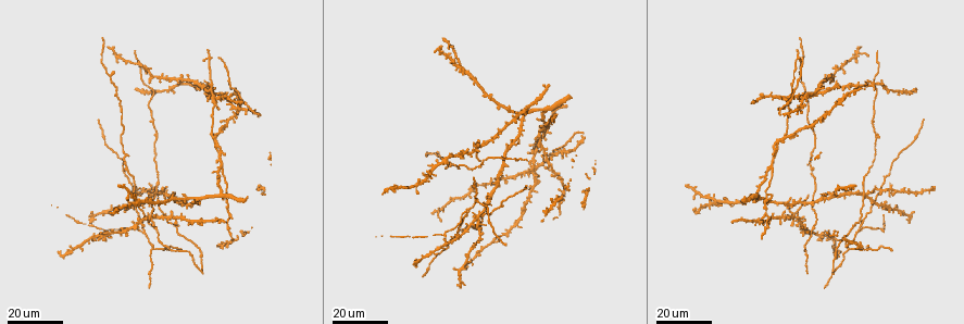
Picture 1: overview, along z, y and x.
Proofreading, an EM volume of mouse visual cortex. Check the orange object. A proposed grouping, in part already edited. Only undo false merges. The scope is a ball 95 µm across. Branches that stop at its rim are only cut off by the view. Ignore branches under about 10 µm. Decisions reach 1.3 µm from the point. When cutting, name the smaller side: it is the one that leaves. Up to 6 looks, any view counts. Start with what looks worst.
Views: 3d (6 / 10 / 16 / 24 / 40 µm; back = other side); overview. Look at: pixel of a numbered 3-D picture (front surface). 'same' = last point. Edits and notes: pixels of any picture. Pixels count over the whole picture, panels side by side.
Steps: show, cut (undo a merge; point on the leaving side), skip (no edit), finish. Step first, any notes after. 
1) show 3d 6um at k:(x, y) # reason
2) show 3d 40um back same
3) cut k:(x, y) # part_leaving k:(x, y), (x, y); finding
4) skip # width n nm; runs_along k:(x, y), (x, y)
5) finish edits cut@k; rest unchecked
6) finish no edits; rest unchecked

show 3d 16um at 1:(151, 218) # four or more arms meet

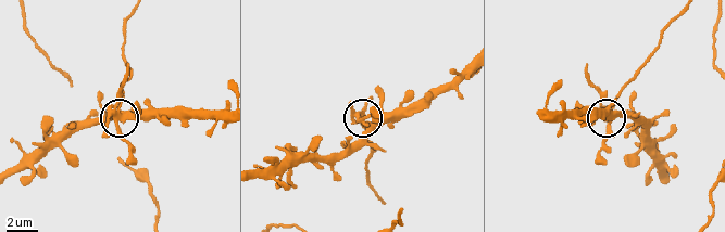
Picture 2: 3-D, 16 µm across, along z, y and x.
show 3d 6um at 2:(119, 108)

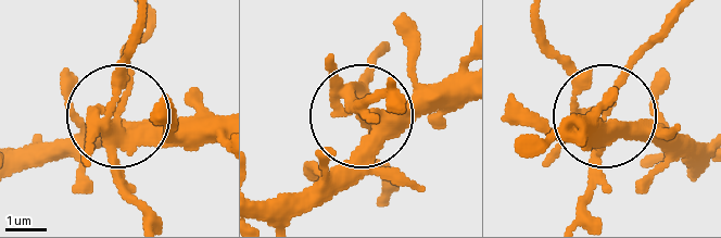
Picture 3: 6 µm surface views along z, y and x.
show 3d 6um back at 3:(117, 120)

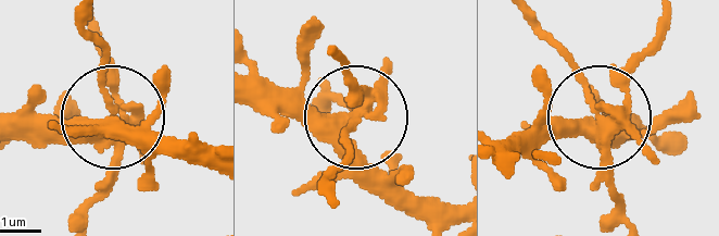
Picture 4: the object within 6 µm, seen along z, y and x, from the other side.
cut 4:(386, 73) # width 370 nm; part_leaving 4:(600, 131), (582, 72), (540, 21); two neurons meet here

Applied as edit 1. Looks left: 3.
show overview # redraw

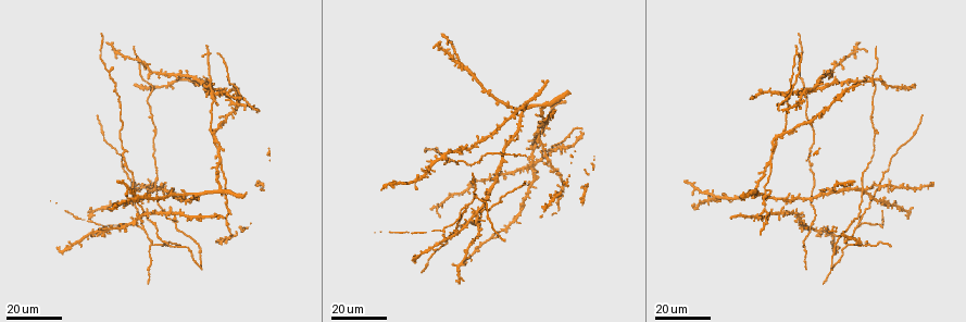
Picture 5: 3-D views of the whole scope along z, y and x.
show 3d 24um at 5:(230, 113) # four arms meet

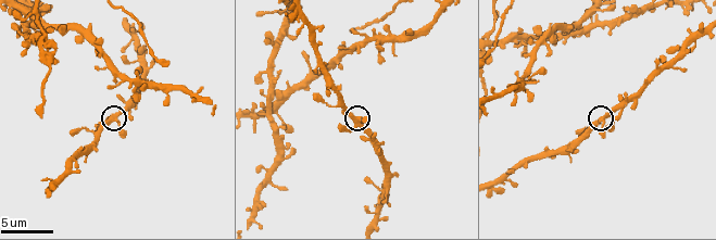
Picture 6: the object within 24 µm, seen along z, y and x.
show 3d 6um at 6:(359, 119)

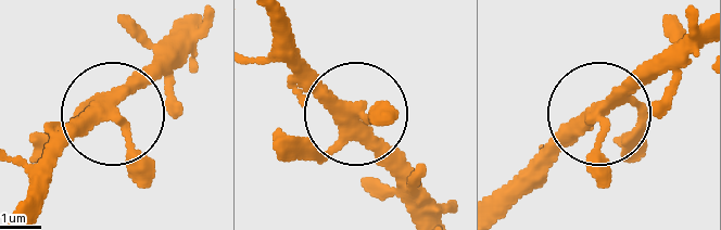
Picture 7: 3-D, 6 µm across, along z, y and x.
skip # arms 4; runs_along 7:(267, 11), (280, 42), (416, 177); one neuron here

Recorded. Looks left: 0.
finish edits cut@4; rest unchecked

